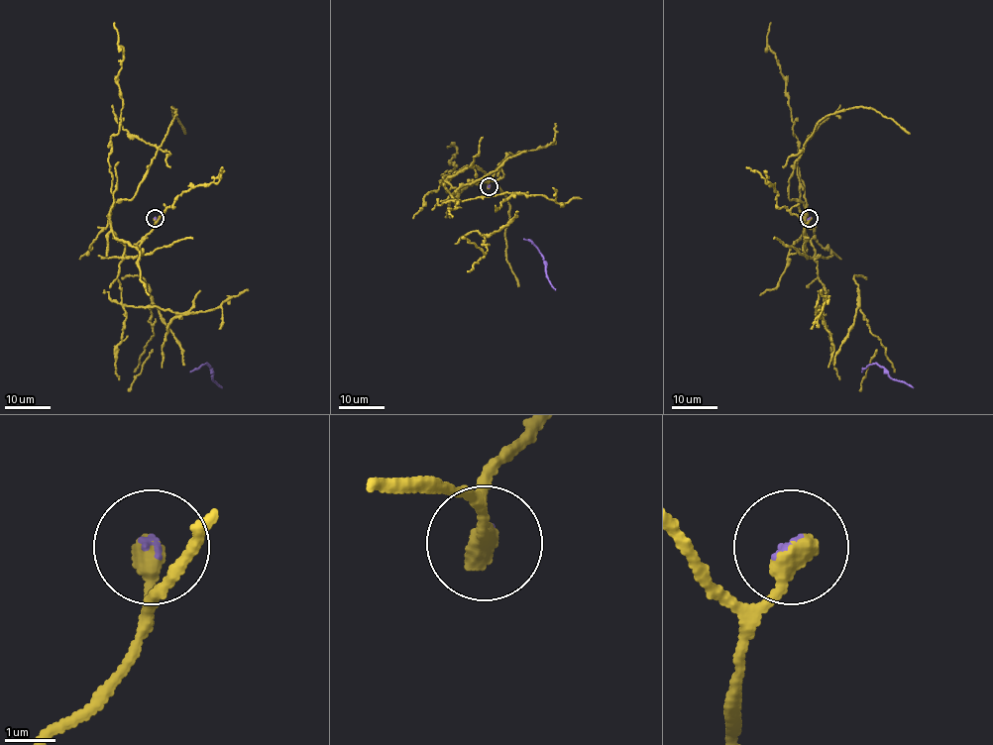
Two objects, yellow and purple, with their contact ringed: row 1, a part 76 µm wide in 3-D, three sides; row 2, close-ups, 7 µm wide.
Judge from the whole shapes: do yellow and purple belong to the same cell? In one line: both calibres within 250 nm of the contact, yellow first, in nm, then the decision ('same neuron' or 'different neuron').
calibres 460 and 100 nm; different neuron

